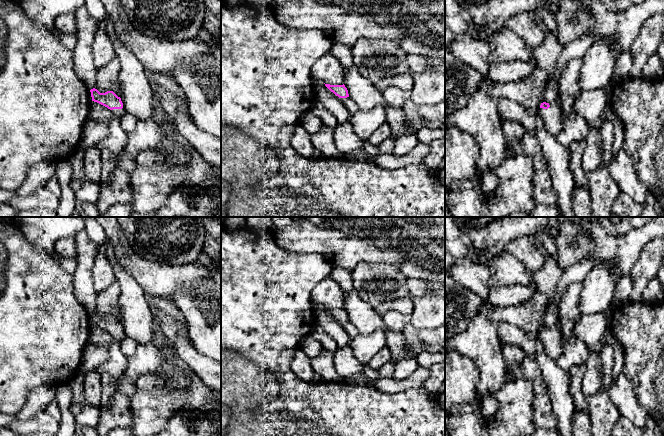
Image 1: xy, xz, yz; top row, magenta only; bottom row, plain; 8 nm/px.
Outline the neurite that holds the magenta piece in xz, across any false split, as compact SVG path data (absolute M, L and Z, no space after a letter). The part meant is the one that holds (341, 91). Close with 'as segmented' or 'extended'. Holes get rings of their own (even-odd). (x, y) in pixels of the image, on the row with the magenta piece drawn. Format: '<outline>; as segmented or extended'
M325 84L325 86L333 92L336 96L339 97L340 101L344 104L346 109L349 111L349 113L354 115L357 113L360 109L357 106L357 104L353 101L353 99L349 96L348 90L345 87L345 85L330 85Z; extended

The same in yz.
M590 31L566 46L562 50L554 69L554 83L556 85L557 99L552 103L543 102L537 113L541 116L545 128L554 136L563 129L563 113L559 102L559 80L566 69L567 63L574 59L582 59L588 49L598 39L597 35Z; extended

